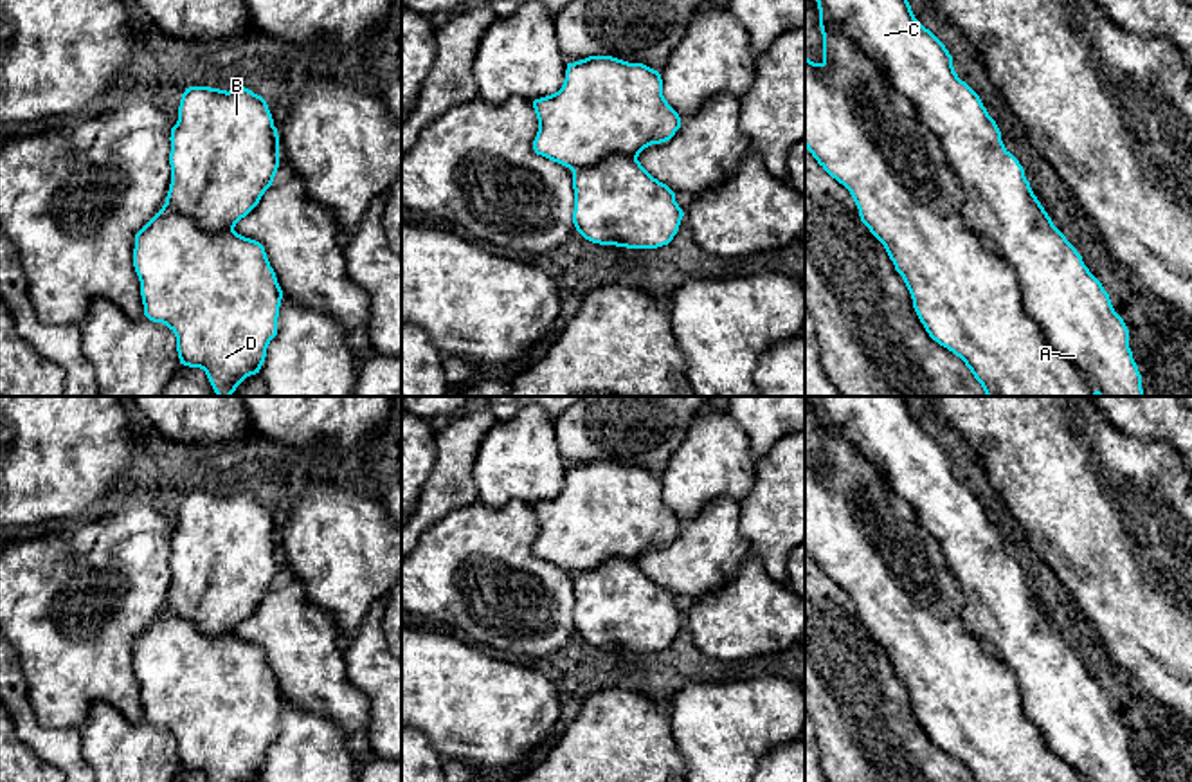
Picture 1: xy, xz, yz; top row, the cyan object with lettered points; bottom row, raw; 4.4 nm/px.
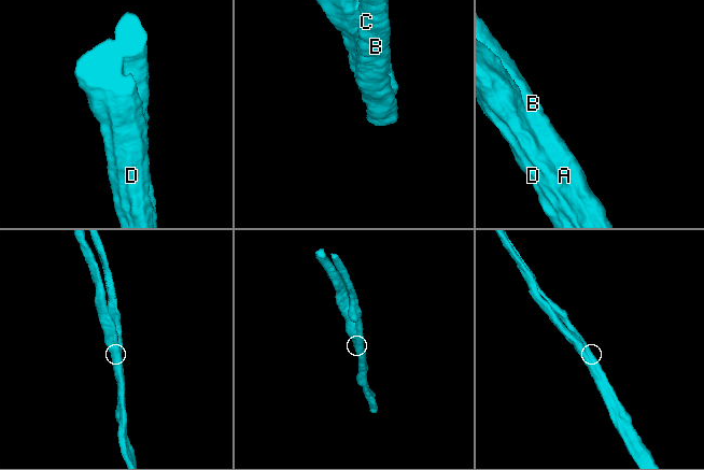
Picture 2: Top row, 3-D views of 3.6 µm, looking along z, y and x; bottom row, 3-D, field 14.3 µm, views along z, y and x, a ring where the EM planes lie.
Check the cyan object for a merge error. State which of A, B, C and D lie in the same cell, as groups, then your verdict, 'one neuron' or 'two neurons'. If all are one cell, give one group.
groups A B C / D; two neurons

